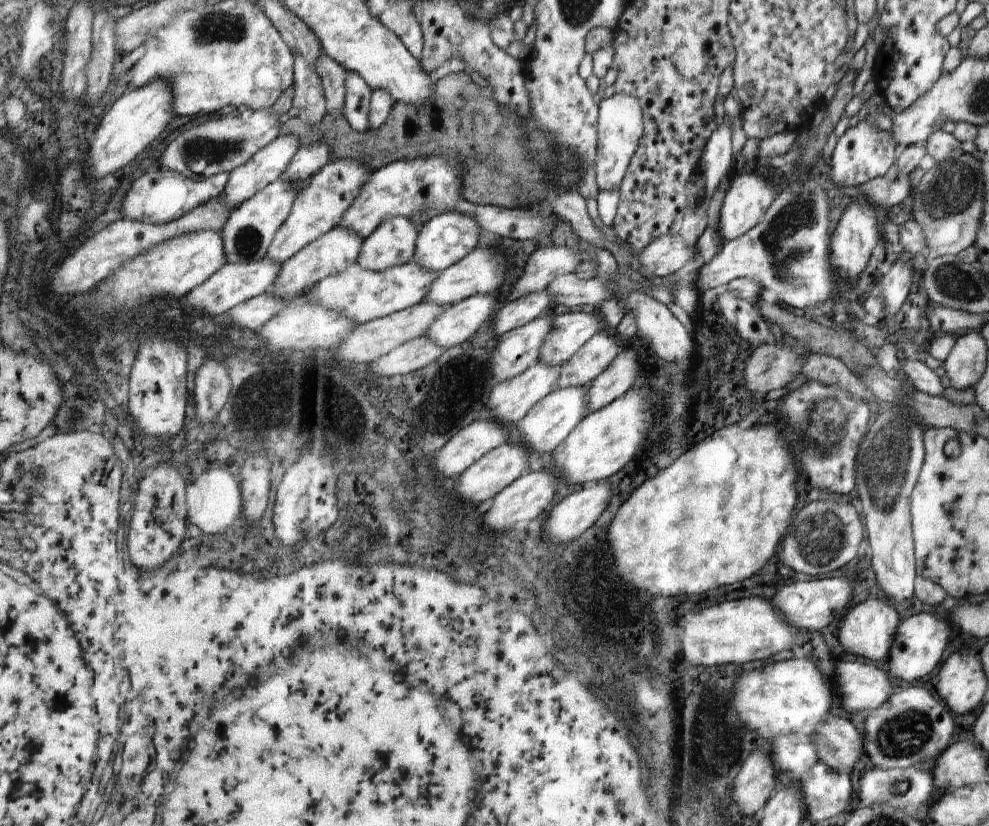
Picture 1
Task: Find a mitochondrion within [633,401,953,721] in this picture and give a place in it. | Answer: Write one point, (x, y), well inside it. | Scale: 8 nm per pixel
(883, 463)

